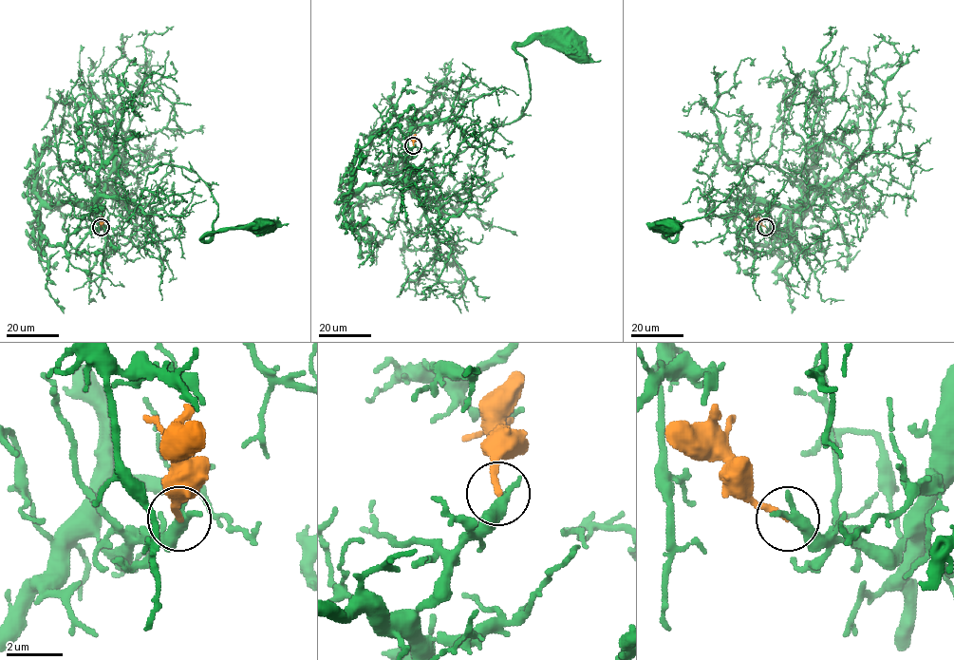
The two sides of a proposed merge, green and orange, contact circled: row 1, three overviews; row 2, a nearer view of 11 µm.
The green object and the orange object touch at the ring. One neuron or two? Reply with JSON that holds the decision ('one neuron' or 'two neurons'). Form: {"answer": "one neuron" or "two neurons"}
{"answer": "two neurons"}

